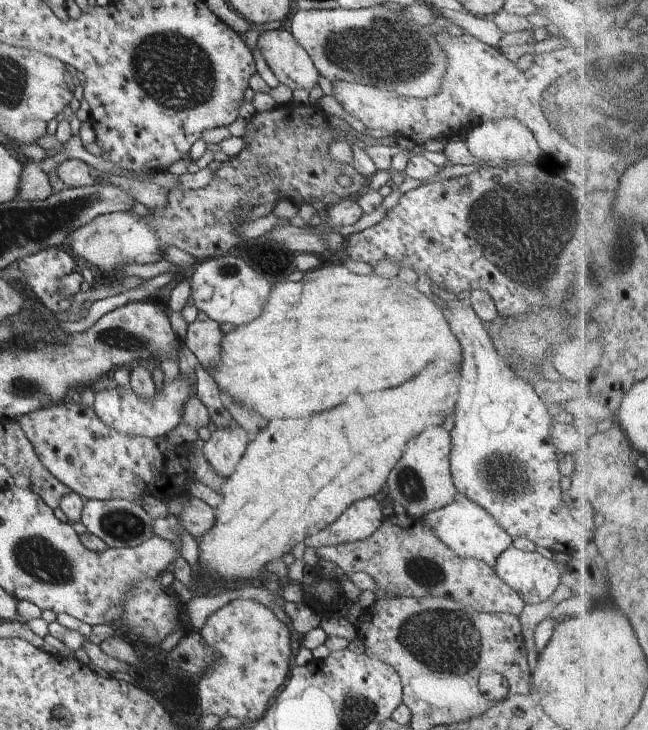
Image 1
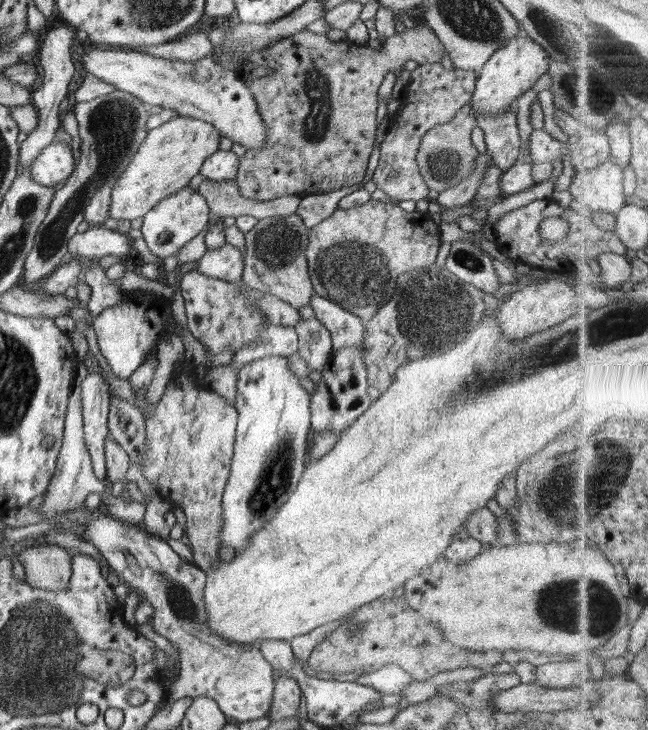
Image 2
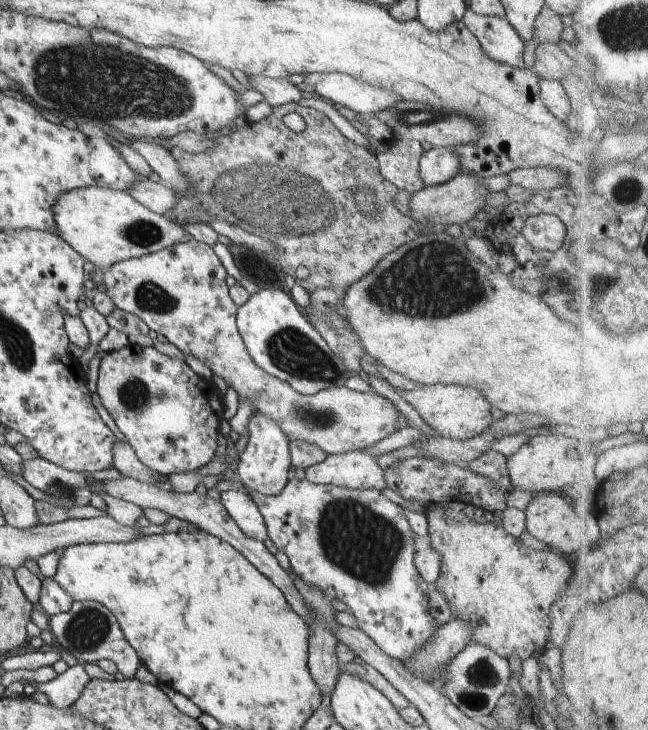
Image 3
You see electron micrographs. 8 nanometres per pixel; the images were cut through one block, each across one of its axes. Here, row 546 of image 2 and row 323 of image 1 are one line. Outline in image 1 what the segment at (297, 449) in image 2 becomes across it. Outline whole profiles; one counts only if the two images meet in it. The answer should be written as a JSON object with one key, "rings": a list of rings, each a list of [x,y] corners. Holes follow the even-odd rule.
{"rings":[[[225,255],[199,261],[191,277],[194,304],[210,319],[219,324],[233,324],[235,327],[252,322],[264,310],[272,285],[259,275],[242,258]]]}

